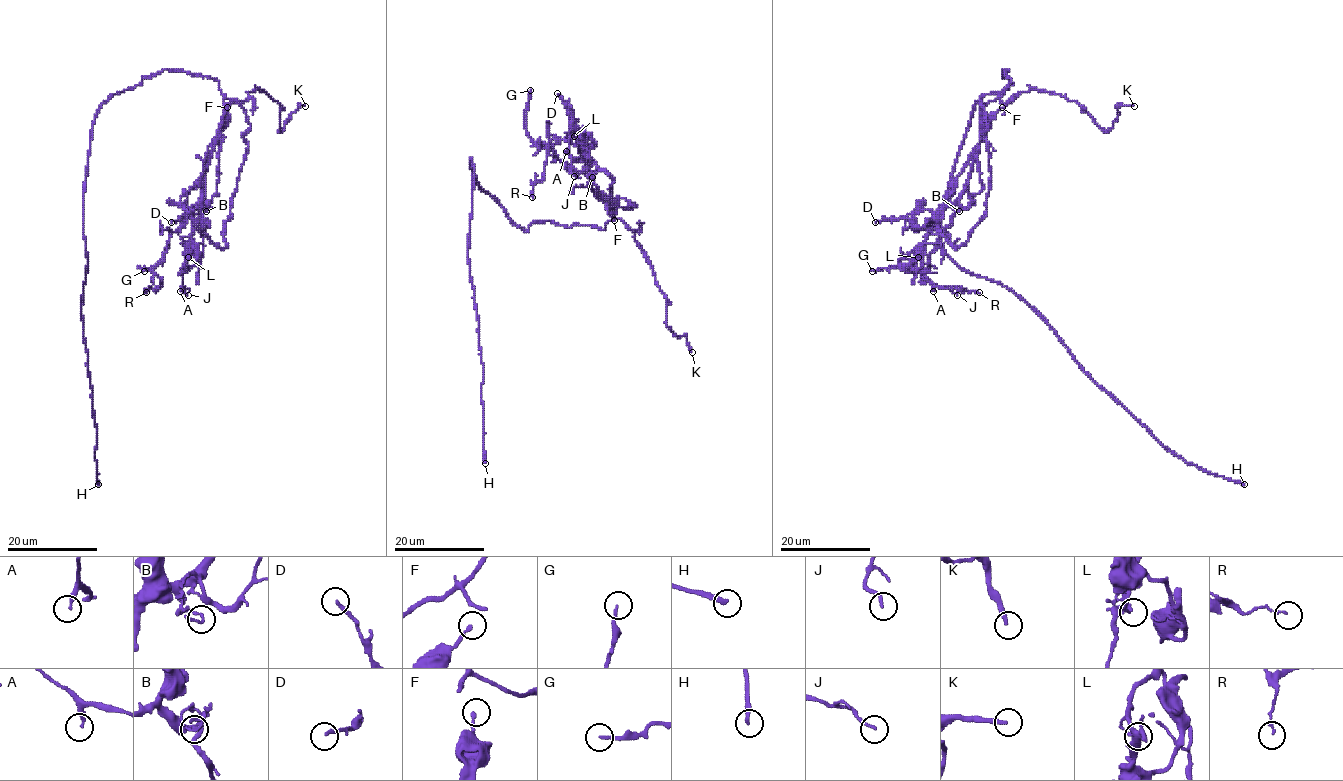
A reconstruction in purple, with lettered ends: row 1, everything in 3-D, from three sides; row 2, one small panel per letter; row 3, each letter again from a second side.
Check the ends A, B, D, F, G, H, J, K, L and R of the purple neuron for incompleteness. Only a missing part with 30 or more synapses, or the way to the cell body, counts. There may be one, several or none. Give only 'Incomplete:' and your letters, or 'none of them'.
Incomplete: H

